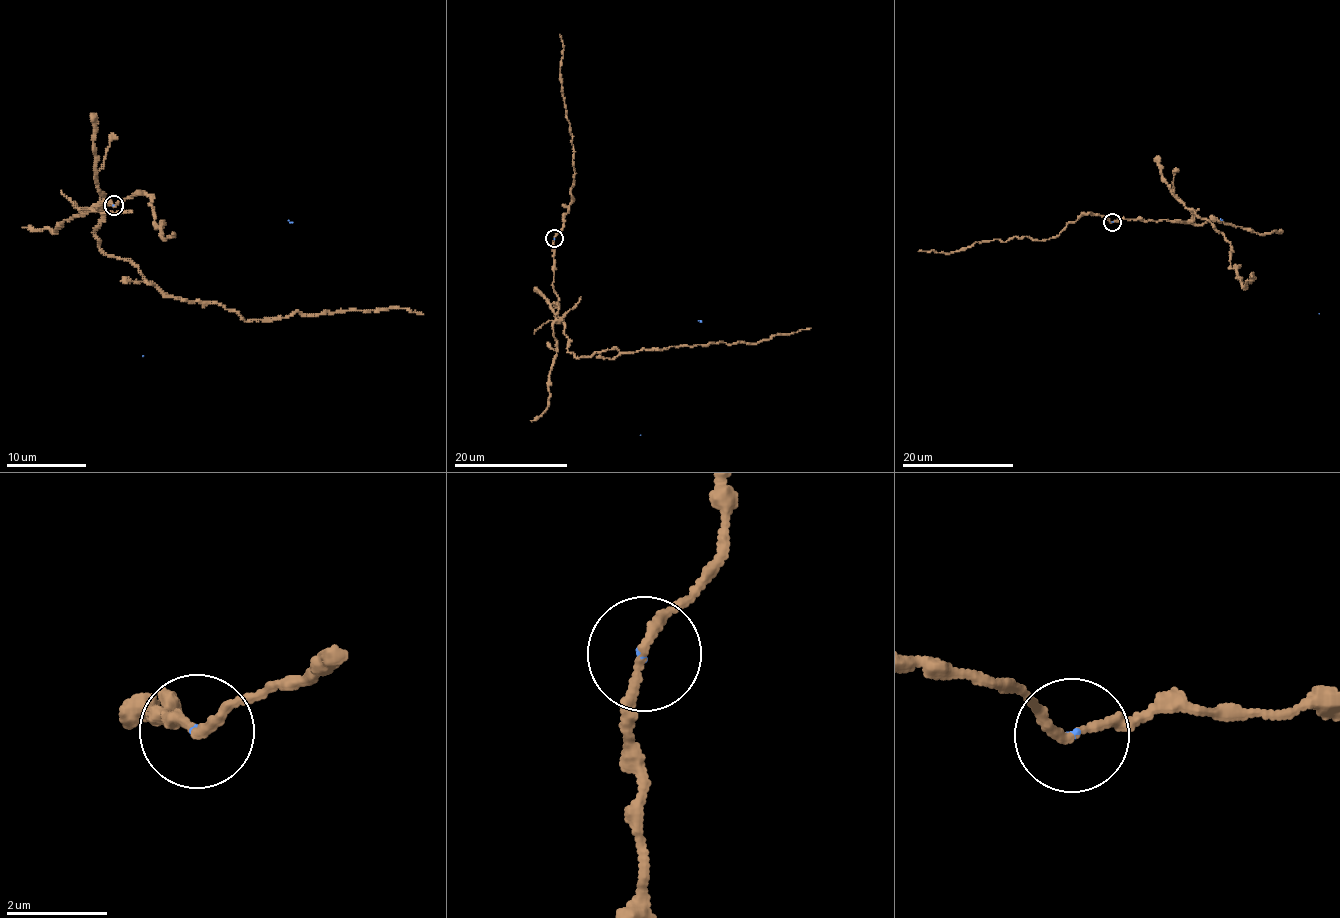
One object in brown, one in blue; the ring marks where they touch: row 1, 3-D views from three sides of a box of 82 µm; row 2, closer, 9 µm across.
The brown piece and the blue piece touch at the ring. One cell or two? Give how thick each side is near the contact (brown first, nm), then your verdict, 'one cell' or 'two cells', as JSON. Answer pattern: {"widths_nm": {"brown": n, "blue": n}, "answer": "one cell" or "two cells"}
{"widths_nm": {"brown": 160, "blue": 50}, "answer": "two cells"}

